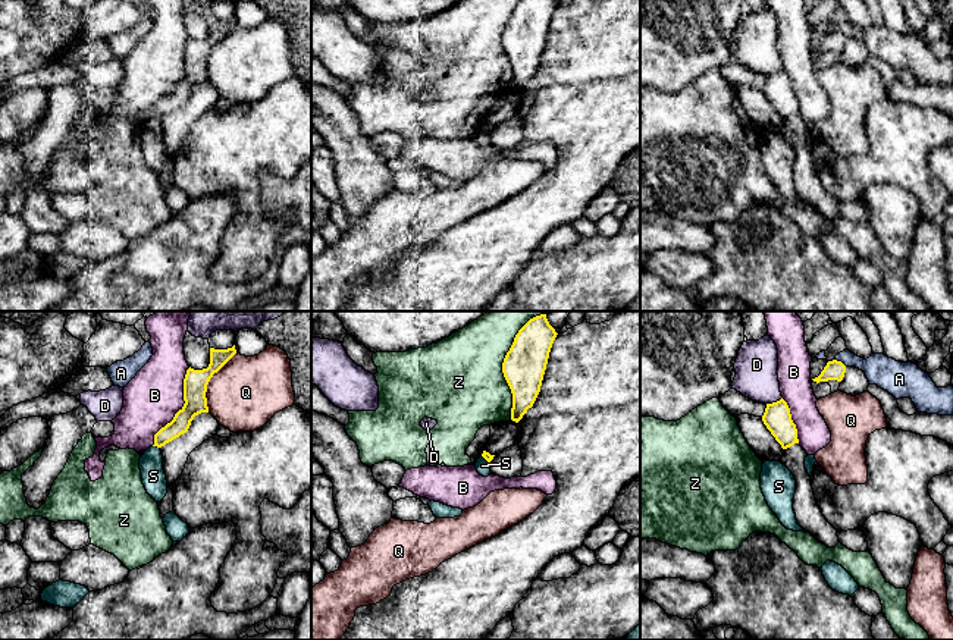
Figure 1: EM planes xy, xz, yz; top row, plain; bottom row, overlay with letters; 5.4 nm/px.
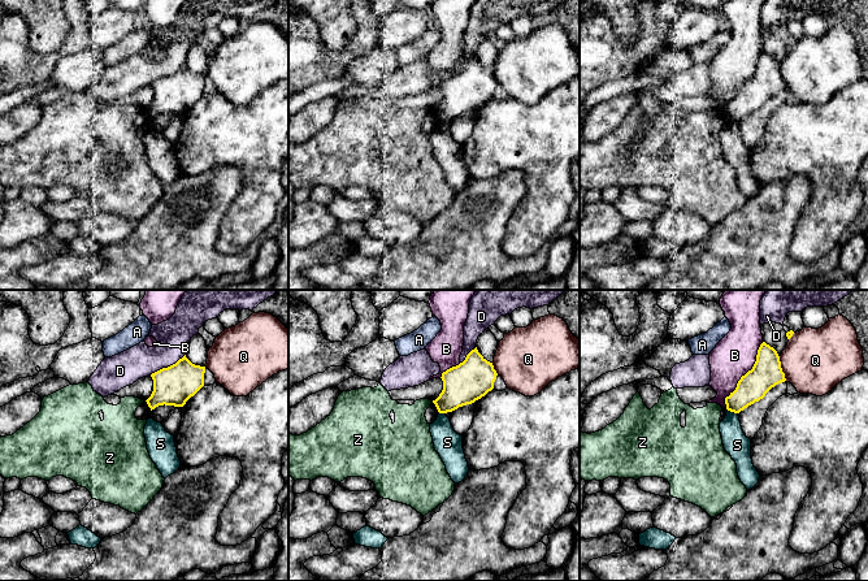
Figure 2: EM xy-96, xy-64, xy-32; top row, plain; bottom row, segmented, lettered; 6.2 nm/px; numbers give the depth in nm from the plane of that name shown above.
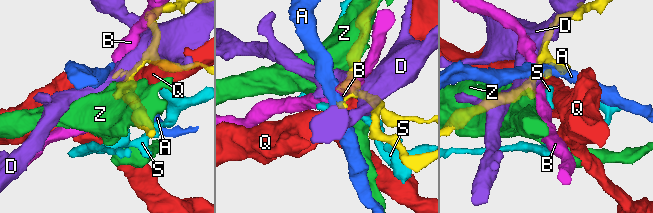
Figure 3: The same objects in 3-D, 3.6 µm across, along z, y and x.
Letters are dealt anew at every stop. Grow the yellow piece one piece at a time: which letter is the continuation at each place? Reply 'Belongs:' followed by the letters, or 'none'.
Belongs: none

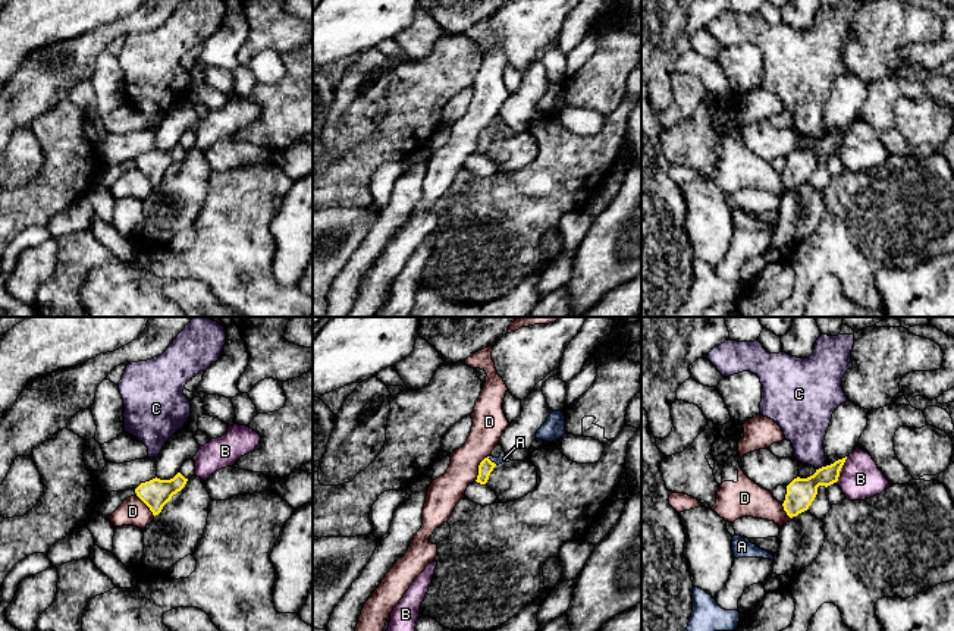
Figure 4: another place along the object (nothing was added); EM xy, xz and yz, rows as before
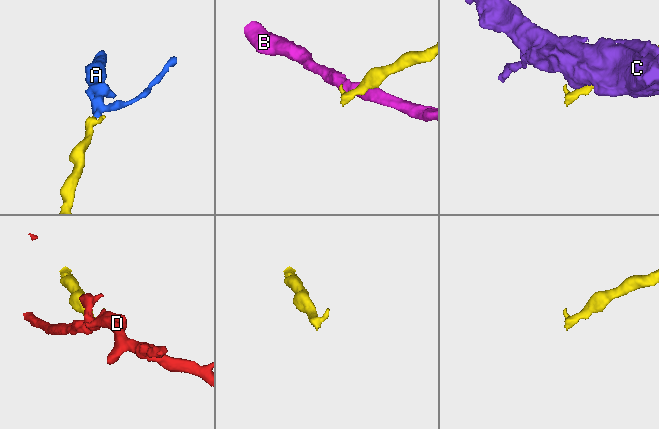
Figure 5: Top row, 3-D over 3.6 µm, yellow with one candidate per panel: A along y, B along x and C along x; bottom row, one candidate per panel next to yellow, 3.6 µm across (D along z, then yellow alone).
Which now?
Belongs: A

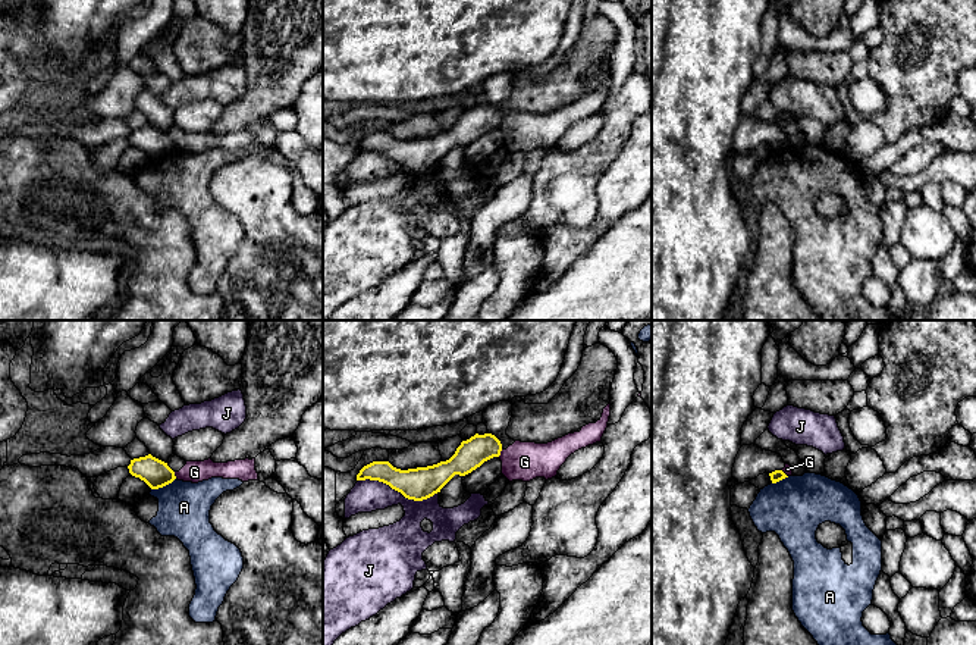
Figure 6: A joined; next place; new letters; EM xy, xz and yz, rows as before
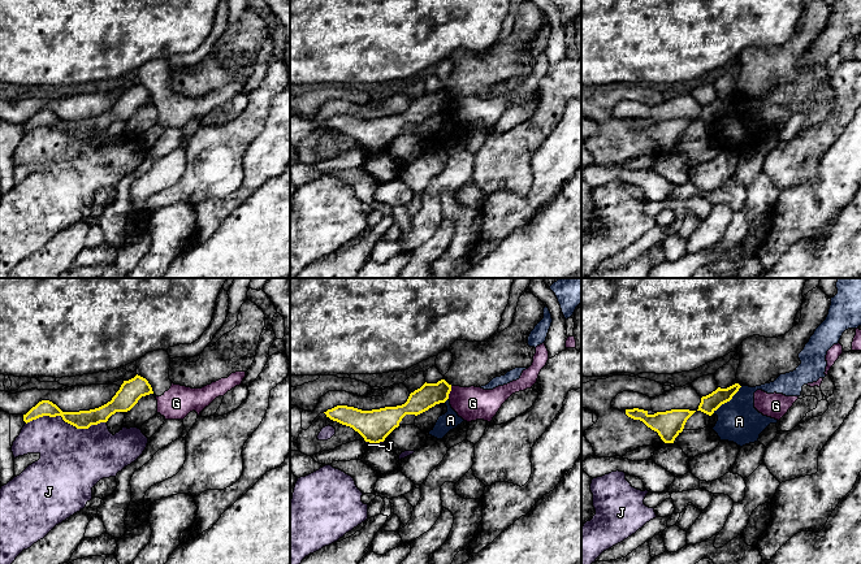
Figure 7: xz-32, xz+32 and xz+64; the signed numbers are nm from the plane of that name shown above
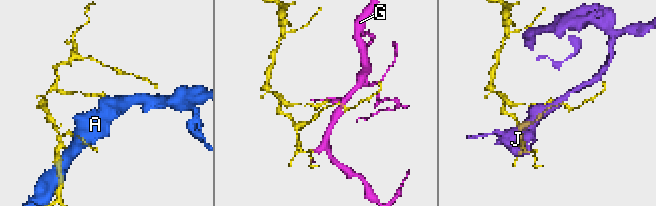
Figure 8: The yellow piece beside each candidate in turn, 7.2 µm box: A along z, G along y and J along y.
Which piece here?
Belongs: none

